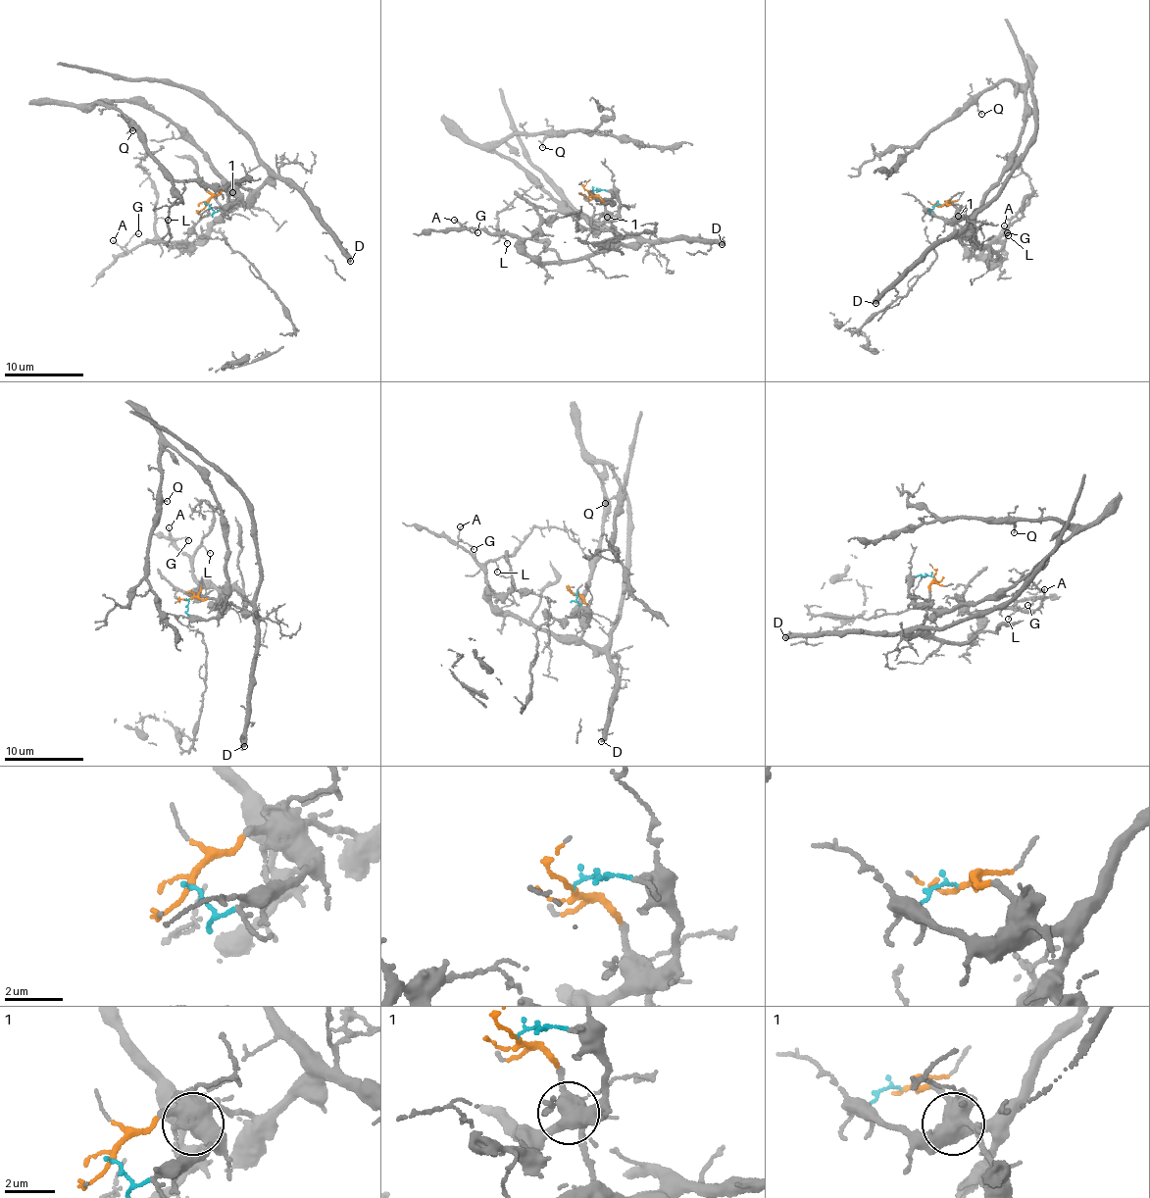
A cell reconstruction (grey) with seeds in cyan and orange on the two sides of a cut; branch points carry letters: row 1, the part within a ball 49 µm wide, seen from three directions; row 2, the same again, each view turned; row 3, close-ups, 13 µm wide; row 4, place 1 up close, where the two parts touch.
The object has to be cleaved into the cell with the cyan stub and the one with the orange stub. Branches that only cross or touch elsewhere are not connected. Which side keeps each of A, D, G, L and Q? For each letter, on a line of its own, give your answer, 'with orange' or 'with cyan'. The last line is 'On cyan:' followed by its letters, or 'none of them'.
A: with orange
D: with orange
G: with orange
L: with orange
Q: with cyan
On cyan: Q

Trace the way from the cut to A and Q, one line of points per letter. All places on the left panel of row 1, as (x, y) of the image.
A: (207, 204), (230, 185), (252, 190), (252, 197), (195, 243), (149, 239), (132, 250), (114, 240)
Q: (207, 204), (218, 212), (239, 198), (202, 152), (156, 112), (121, 99), (92, 103), (122, 112), (133, 130)

